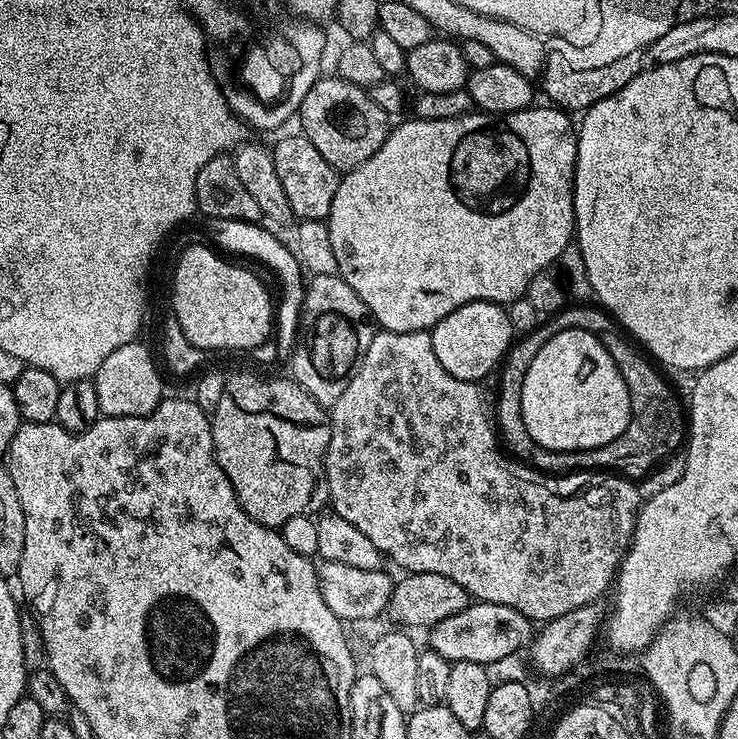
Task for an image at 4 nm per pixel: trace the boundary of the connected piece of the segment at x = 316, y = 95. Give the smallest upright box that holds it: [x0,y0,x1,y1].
[298,78,390,174]

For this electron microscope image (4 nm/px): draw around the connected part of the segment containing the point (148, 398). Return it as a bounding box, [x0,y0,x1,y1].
[94,342,165,416]

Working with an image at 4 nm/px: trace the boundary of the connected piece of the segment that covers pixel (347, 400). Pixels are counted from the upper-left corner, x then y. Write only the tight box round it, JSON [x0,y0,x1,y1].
[324,331,642,622]

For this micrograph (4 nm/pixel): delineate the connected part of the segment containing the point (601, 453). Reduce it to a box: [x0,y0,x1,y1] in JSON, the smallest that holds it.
[580,335,686,474]

